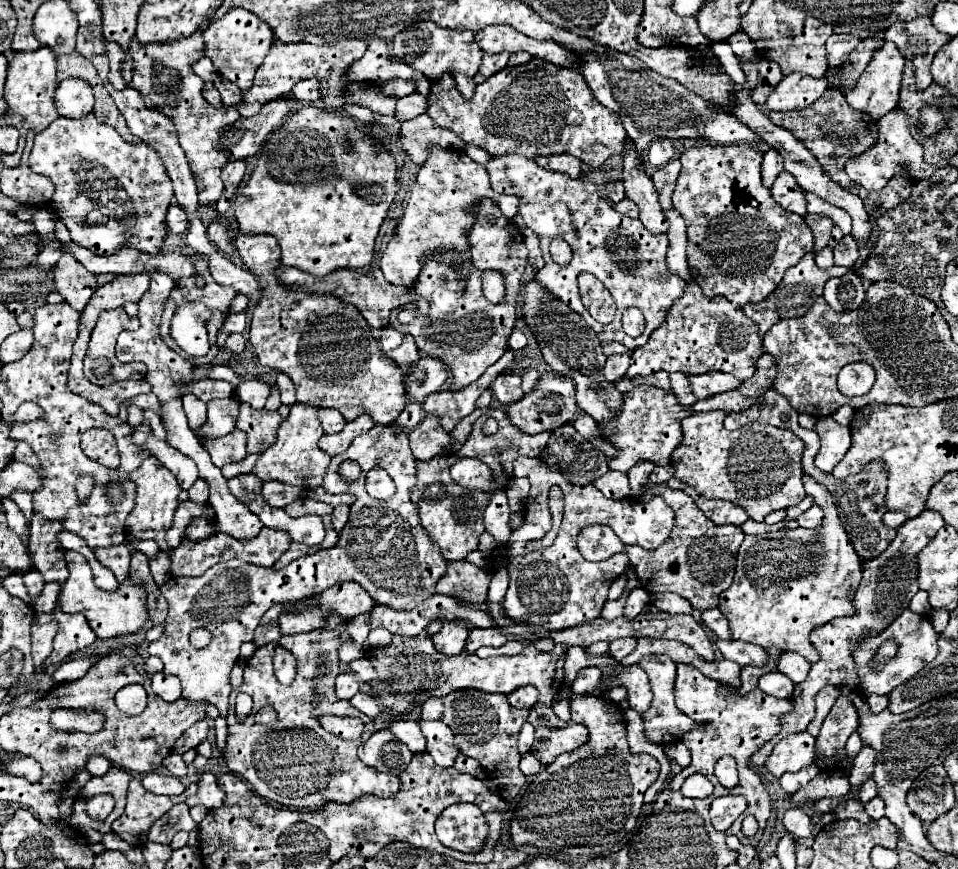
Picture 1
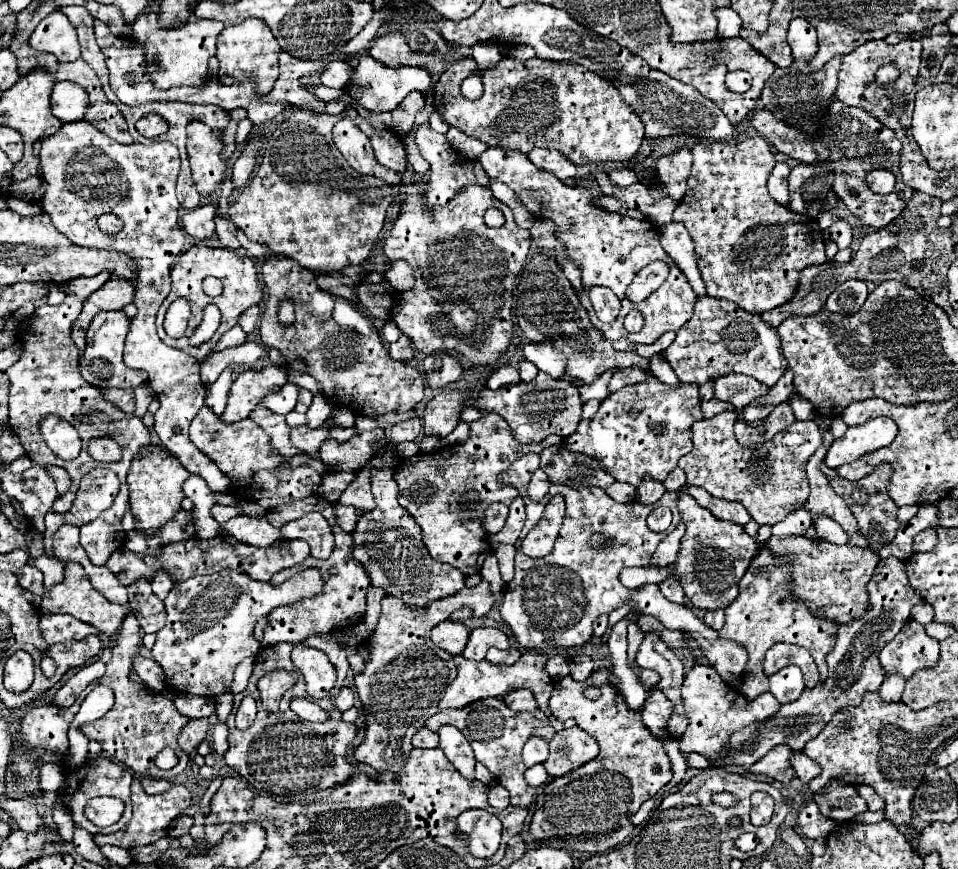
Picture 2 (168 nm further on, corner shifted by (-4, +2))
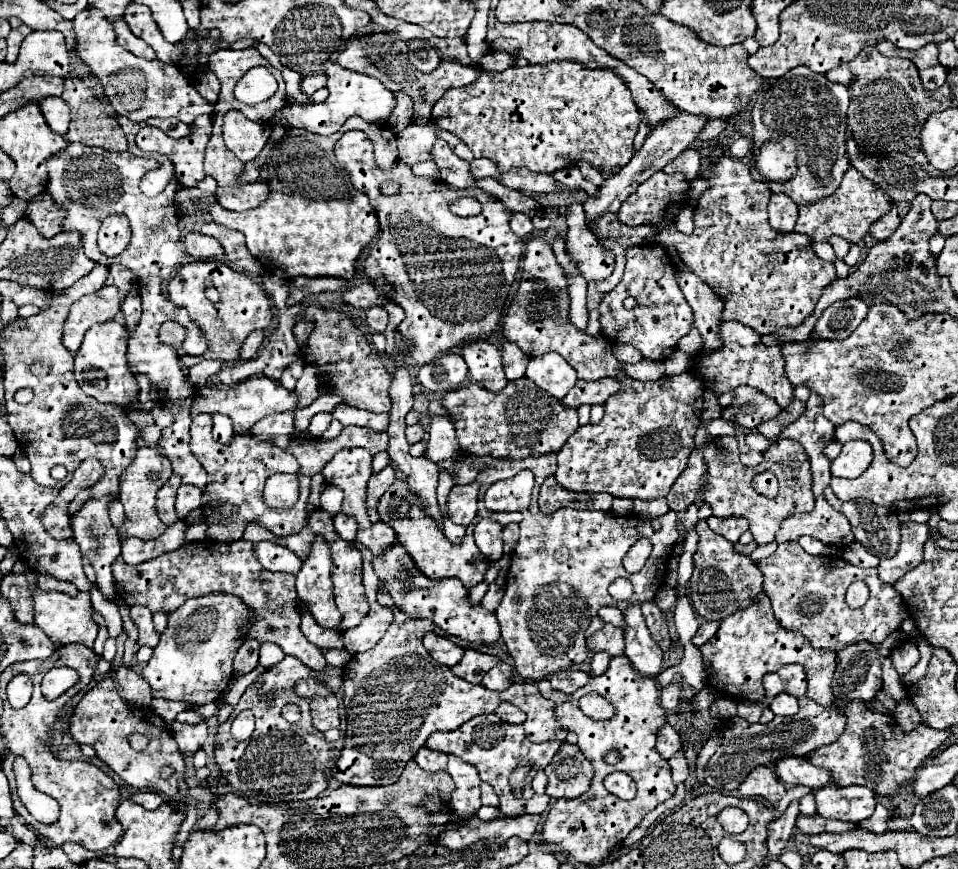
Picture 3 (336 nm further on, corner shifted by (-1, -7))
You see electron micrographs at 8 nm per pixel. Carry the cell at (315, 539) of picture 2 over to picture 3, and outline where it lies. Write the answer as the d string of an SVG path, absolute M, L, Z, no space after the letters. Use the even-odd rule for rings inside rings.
M315 536L311 552L297 574L297 594L309 606L313 618L325 628L337 628L341 620L333 602L331 566L333 562L327 540Z

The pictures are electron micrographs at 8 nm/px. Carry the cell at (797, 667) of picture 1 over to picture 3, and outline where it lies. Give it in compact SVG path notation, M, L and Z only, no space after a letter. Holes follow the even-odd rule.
M799 664L781 666L779 670L763 676L763 686L765 686L765 704L769 704L771 698L777 696L779 692L789 692L797 698L805 696L807 694L805 670Z

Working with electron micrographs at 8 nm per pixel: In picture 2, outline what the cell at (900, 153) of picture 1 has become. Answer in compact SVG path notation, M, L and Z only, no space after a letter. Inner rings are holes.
M878 169L874 173L868 173L866 181L868 181L870 189L874 189L874 193L886 195L886 193L894 191L894 175L886 169Z

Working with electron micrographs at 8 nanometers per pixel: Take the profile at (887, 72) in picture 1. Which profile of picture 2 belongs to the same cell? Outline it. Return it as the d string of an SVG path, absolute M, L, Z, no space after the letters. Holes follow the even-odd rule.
M886 65L886 67L878 69L878 73L876 73L876 81L882 83L882 85L892 83L894 79L898 79L898 71L894 69L894 65Z

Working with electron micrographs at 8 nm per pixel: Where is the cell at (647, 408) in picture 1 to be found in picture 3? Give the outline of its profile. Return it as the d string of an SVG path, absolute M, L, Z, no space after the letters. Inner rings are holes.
M619 374L621 392L609 396L605 402L605 416L599 424L581 426L563 444L557 454L557 482L575 492L609 492L619 498L663 498L667 496L675 478L685 470L687 458L695 448L695 430L699 428L699 414L703 410L703 386L691 374L663 376L655 382L641 382Z

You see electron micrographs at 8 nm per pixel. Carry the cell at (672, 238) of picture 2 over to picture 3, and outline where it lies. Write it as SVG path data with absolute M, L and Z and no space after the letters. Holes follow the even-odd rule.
M677 264L677 280L679 288L685 294L685 300L693 308L695 314L695 328L703 336L703 350L715 350L719 348L719 324L721 324L721 310L723 300L699 278L695 276L687 266Z

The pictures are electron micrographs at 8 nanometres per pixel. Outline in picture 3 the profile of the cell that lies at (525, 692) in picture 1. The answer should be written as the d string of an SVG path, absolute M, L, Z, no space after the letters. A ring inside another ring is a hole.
M503 702L497 706L495 714L499 714L499 718L503 718L503 722L509 722L509 724L521 724L525 722L525 714L523 710L519 710L517 706L509 704L509 702Z

